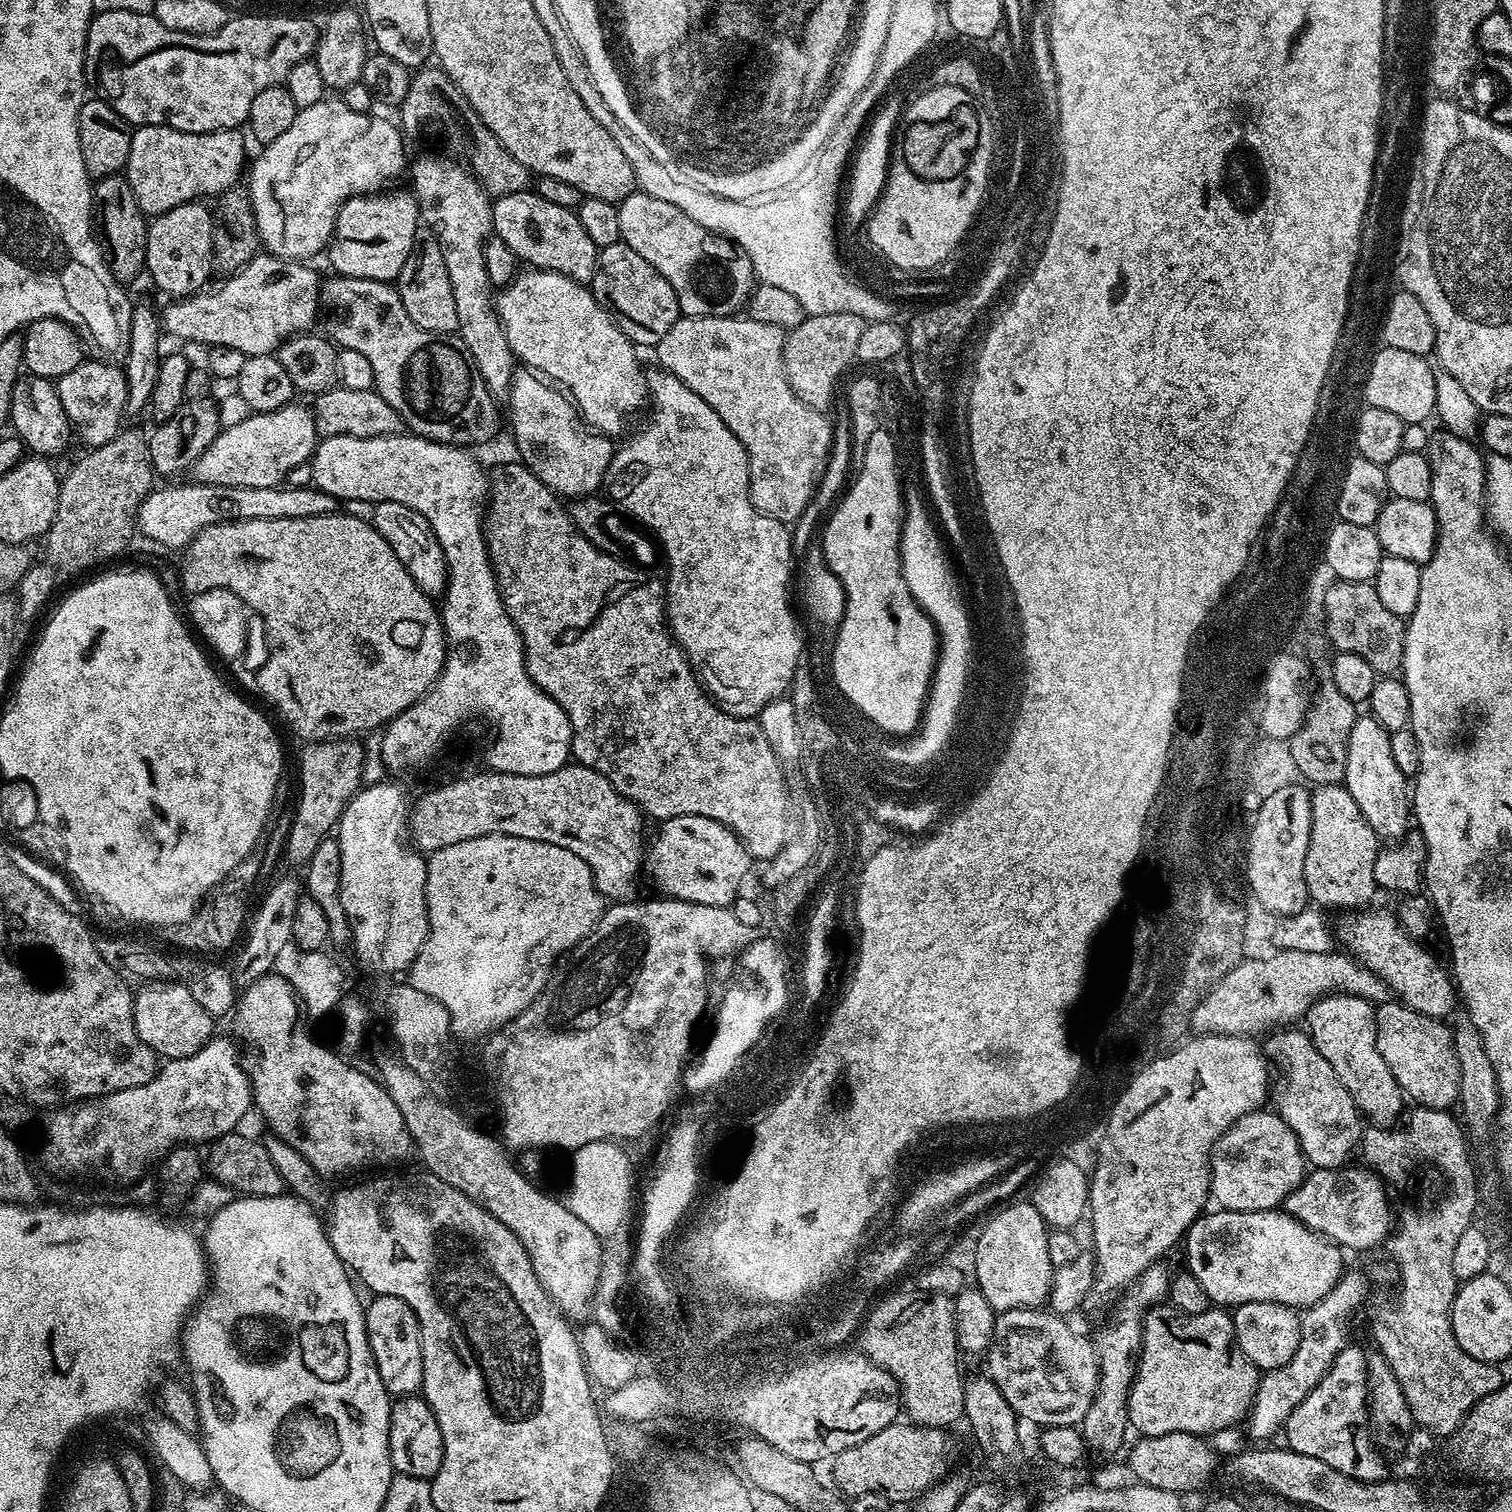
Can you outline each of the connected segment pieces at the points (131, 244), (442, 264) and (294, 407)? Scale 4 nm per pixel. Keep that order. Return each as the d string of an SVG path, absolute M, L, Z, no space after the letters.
M121 173L99 177L93 185L93 199L96 201L96 226L100 231L101 247L108 268L117 281L128 284L140 272L142 274L146 266L147 217L134 198L127 177Z
M431 228L416 229L414 246L394 281L396 293L402 298L406 314L422 330L452 334L458 329L458 310L454 306L454 290L450 286L450 274L446 272L446 258L439 240Z
M291 402L273 412L249 414L245 420L225 427L198 458L195 483L218 486L280 486L290 470L309 463L316 450L318 433L313 409Z

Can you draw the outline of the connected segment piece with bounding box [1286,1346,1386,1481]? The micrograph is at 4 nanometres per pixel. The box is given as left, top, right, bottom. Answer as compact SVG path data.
M1349 1346L1341 1349L1336 1355L1336 1360L1328 1368L1328 1372L1312 1390L1298 1402L1298 1406L1290 1414L1286 1425L1288 1432L1287 1447L1294 1451L1308 1454L1315 1458L1322 1459L1323 1462L1329 1463L1334 1469L1341 1471L1342 1474L1350 1475L1355 1479L1367 1481L1379 1481L1385 1479L1384 1460L1380 1457L1381 1449L1372 1445L1374 1442L1373 1433L1369 1425L1369 1407L1360 1405L1360 1396L1368 1398L1368 1365L1369 1357L1364 1357L1364 1352L1355 1346Z

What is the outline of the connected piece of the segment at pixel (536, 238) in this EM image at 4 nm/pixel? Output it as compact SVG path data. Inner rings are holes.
M536 190L495 197L492 205L492 231L495 236L502 238L502 242L506 242L506 246L510 246L510 250L514 250L517 261L529 260L532 263L529 265L533 269L557 272L566 278L581 282L591 281L592 275L596 272L598 249L590 234L582 230L579 215L571 208L563 208L548 202Z

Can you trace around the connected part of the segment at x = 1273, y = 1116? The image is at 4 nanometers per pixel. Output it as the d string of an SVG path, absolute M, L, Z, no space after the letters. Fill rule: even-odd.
M1253 1110L1237 1117L1212 1146L1210 1157L1210 1192L1220 1199L1219 1207L1233 1212L1266 1212L1276 1210L1289 1199L1290 1193L1299 1187L1306 1175L1306 1161L1300 1150L1300 1139L1290 1130L1290 1126L1279 1111L1262 1112Z

